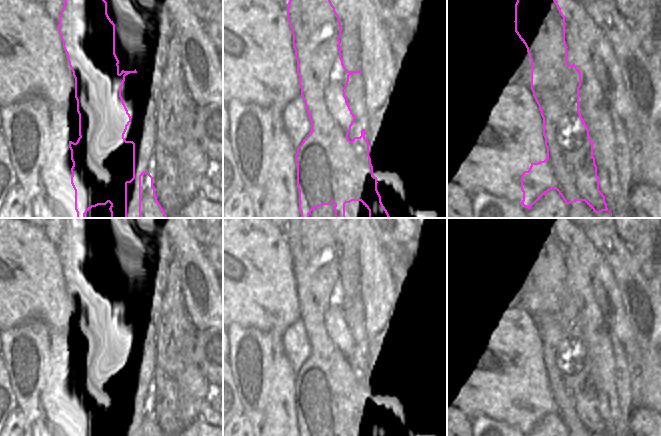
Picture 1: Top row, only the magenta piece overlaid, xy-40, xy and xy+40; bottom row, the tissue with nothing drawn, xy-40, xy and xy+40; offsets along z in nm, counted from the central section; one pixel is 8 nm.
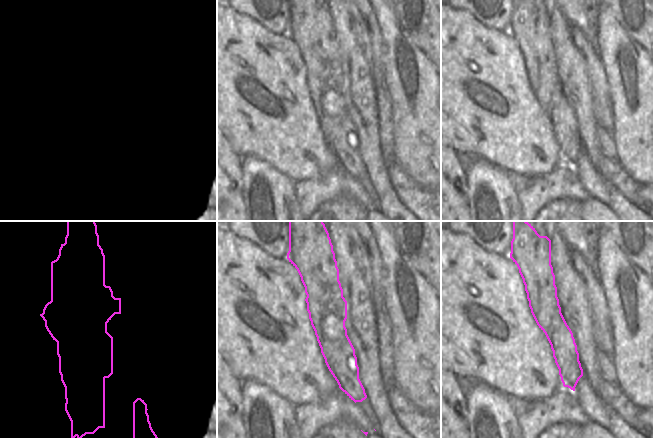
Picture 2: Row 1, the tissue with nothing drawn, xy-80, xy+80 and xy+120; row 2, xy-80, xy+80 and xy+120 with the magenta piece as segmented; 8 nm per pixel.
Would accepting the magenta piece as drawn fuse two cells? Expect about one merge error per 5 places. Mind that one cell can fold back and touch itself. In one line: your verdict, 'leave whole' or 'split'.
split

